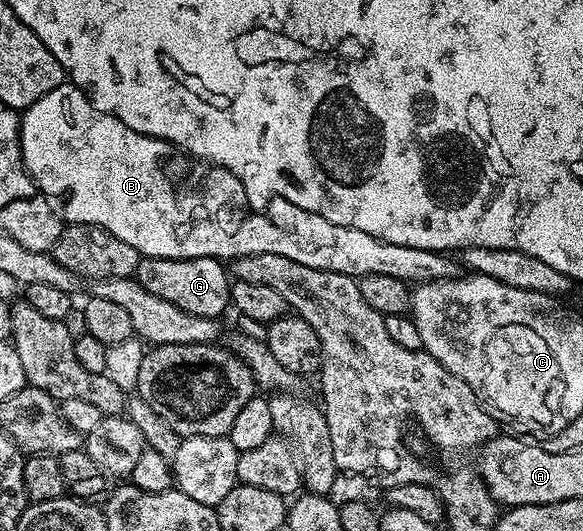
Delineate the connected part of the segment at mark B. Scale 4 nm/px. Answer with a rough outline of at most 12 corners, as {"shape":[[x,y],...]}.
{"shape":[[70,81],[19,120],[68,224],[148,259],[277,253],[408,285],[450,254],[288,206],[98,111]]}

